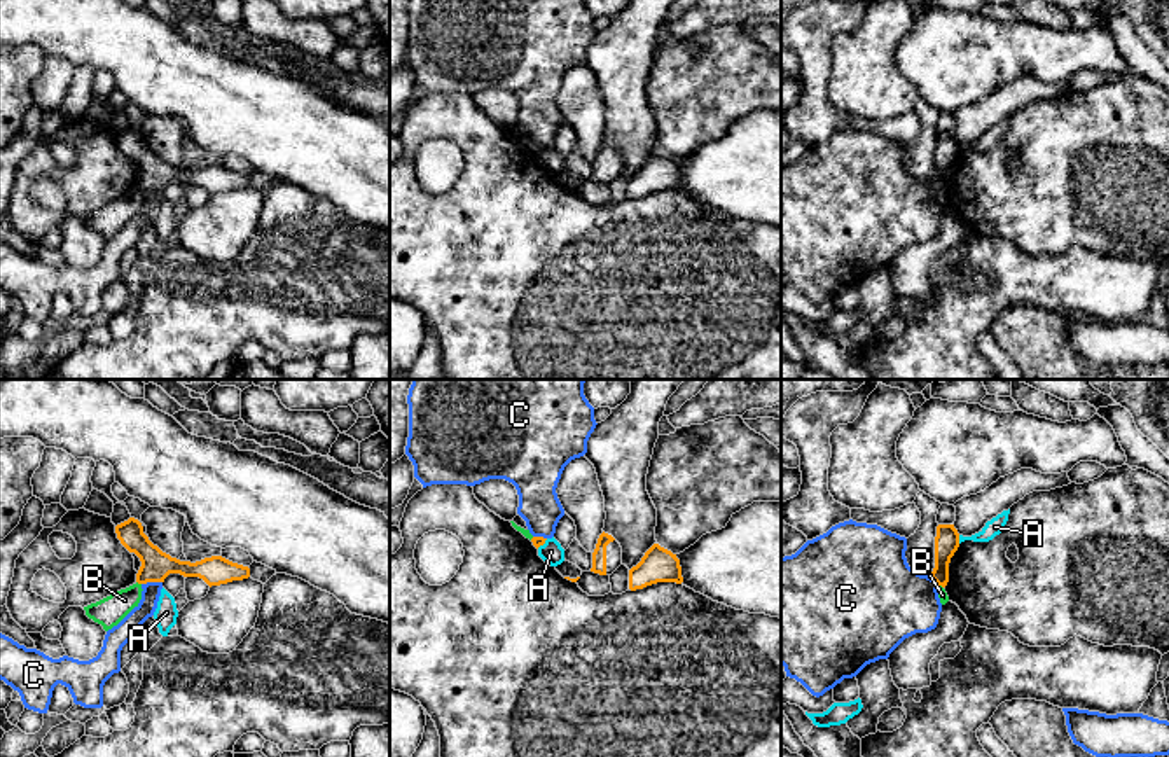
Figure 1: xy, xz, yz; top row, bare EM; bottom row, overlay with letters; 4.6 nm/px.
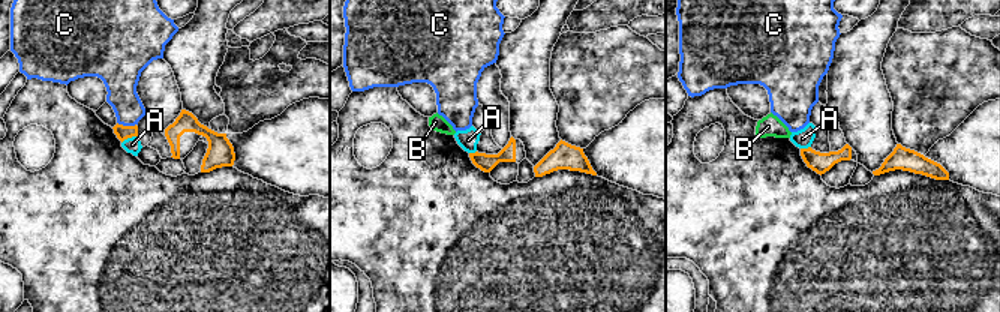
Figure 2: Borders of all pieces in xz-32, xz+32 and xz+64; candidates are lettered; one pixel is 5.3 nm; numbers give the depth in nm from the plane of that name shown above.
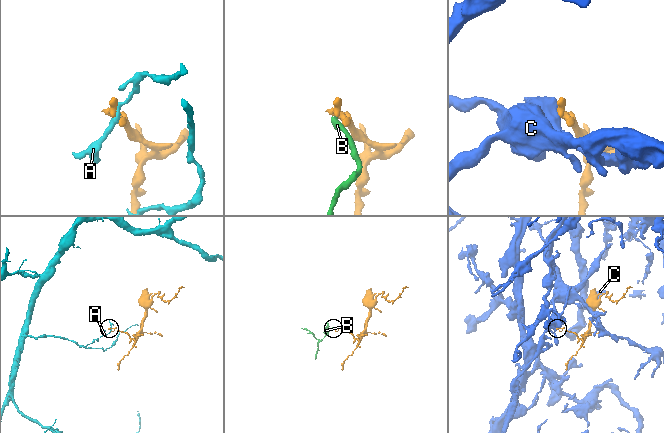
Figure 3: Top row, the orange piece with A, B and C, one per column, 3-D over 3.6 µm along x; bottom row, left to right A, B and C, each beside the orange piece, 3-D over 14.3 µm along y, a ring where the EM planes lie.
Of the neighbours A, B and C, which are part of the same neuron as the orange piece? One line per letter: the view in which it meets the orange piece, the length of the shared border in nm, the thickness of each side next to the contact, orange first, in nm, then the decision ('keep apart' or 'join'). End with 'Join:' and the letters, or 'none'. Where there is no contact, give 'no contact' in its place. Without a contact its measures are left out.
A: contact in yz; length 40 nm; calibres 110 and 80 nm; keep apart
B: contact in xy; length 30 nm; calibres 140 and 140 nm; keep apart
C: contact in xy; length 100 nm; calibres 140 and 90 nm; keep apart
Join: none

